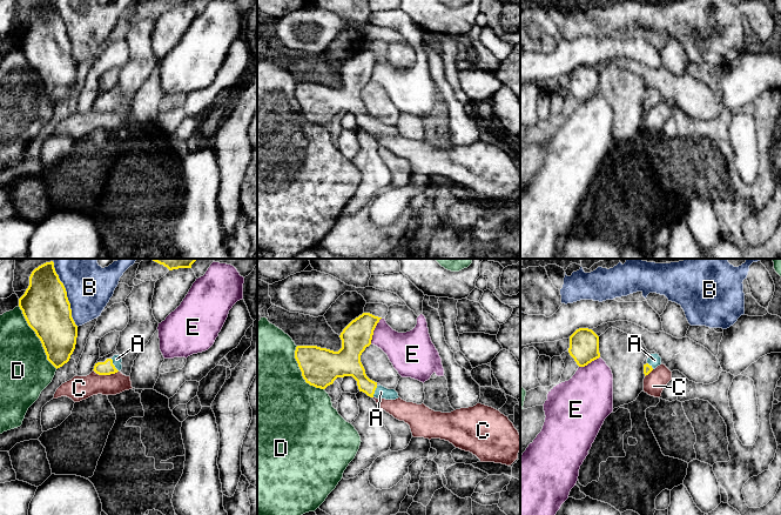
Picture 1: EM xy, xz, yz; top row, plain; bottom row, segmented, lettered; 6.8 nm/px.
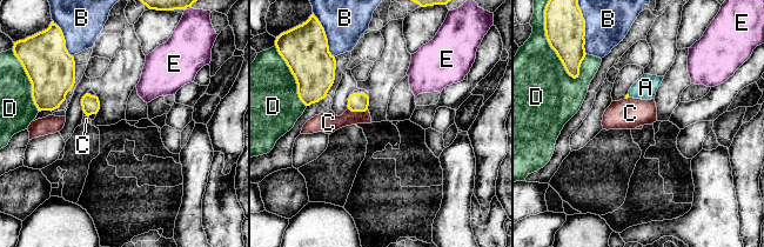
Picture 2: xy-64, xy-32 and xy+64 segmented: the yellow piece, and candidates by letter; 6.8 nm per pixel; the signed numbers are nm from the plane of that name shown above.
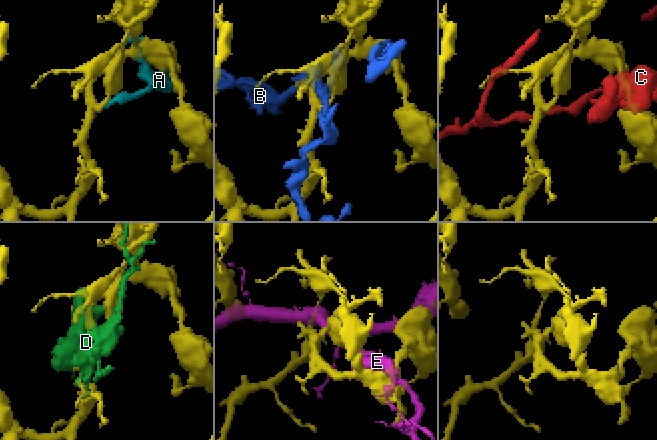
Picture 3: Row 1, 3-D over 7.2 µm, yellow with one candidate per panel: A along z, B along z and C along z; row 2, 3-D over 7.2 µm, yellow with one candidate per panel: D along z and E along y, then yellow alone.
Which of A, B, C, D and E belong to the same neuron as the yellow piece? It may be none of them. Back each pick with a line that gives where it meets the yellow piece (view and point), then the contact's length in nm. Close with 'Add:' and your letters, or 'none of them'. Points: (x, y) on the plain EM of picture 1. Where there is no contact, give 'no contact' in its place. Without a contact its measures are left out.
A: xy (113, 101) | 110 nm
Add: A

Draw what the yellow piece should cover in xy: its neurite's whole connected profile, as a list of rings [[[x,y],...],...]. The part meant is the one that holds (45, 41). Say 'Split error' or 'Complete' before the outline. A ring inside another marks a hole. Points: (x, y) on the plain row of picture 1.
Complete. [[[43,0],[32,8],[19,44],[40,75],[47,96],[56,106],[67,100],[75,86],[78,62],[54,0]]]

